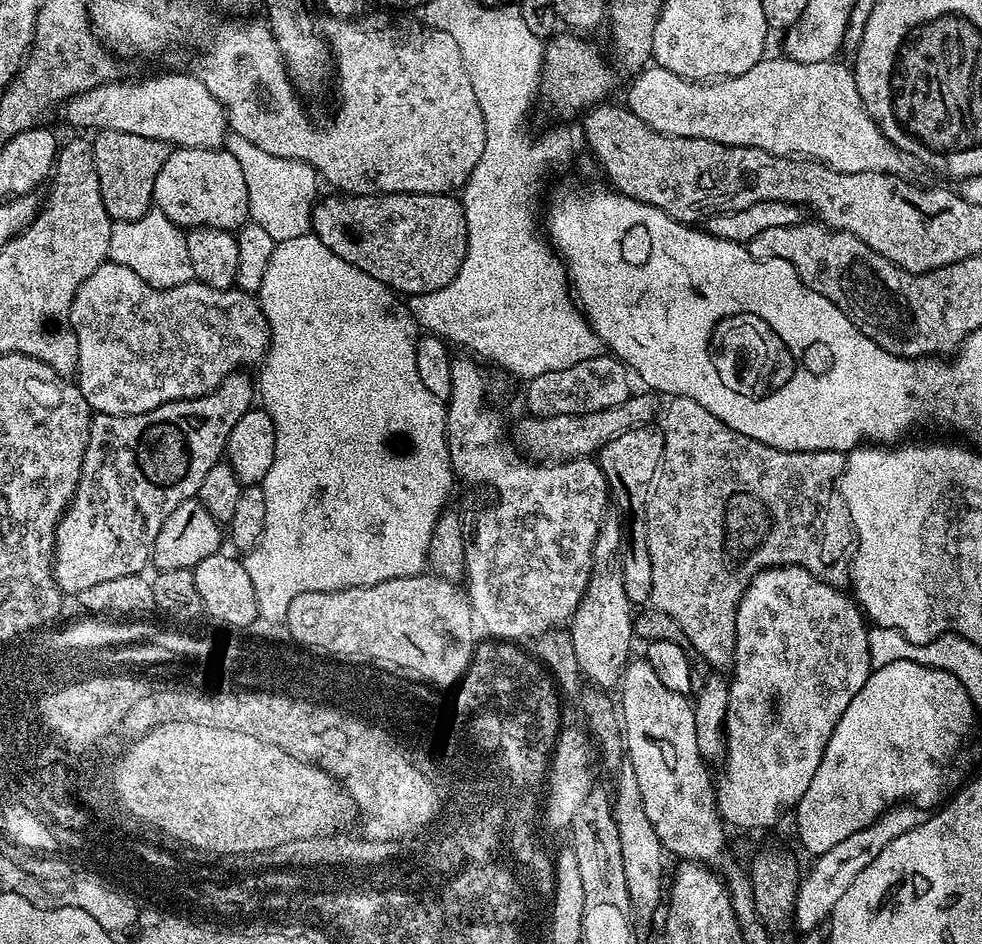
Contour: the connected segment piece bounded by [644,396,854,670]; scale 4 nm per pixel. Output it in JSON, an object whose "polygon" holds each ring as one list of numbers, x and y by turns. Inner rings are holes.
{"polygon":[[673,396,667,401,668,405,663,405,662,415,658,420,658,427,664,445,662,446,662,458,658,462,658,470,654,470,654,478,650,478,648,483,648,493,646,494,646,502,644,503,644,521,646,522,646,546,650,550,650,571,652,573,652,594,650,604,653,609,661,611,662,614,669,615,682,628,686,638,689,639,689,646,693,653,697,652,702,659,708,664,713,664,713,669,724,670,732,663,732,652,736,648,736,605,741,594,748,588,749,582,759,574,762,568,778,568,781,564,798,564,800,567,810,570,819,580,825,580,828,584,844,586,850,580,850,553,854,548,854,529,852,519,850,518,850,510,846,506,846,502,840,497,840,489,838,487,838,477,844,470,845,453,831,452,830,450,814,450,813,452,787,452,786,450,778,450,774,446,766,446,766,442,758,442,754,438,746,438,746,434,738,434,738,430,734,430,730,426,726,426,726,422,722,422,714,414,710,414,710,410,706,410,706,406,702,406,698,402,694,402,685,396]]}

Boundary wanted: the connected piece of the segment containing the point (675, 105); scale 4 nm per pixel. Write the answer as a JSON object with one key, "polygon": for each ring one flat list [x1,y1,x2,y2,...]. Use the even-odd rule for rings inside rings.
{"polygon":[[765,58,759,60,754,66,750,66,742,74,713,78,707,82,687,80,665,68,648,66,633,75,636,77,633,78,632,85,628,88,626,107,634,114,638,114,638,118,642,118,642,122,646,122,646,126,650,126,653,132,681,136,682,138,706,138,710,142,722,142,723,144,742,146,743,148,761,148,770,154,778,154,779,156,806,156,809,160,822,160,824,163,829,164,831,168,838,169,839,172,889,172,895,176,904,176,907,173,908,164,910,165,909,157,905,156,898,146,894,146,894,142,890,142,886,138,886,134,882,134,882,130,866,110,866,106,858,94,855,73,849,65,847,68,846,65,839,64,839,59,836,58,819,60,818,62,798,62,787,58,779,59]]}

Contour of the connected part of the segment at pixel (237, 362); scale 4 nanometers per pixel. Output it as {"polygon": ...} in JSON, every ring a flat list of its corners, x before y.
{"polygon":[[111,262,100,264,98,270,94,270,94,274,90,274,90,278,86,278,86,282,82,282,78,286,78,290,74,294,74,302,68,311,68,321,72,323,72,329,78,338,78,366,74,373,75,383,79,384,82,398,86,398,93,413,101,416,137,416,146,414,166,402,196,400,199,396,214,391,228,375,237,371,238,366,259,365,268,355,271,342,271,330,268,328,267,318,253,293,243,291,236,286,211,288,201,284,195,278,189,280,187,284,175,284,173,288,152,288,145,280,138,278,138,274,134,274,134,270,130,270,124,264]]}

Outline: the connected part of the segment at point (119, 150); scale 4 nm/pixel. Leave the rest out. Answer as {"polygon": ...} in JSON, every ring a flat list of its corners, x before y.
{"polygon":[[122,130,97,131,93,136,96,137,91,137,90,140,92,157,98,170,98,186,102,190,102,202,108,215,113,221,142,218,153,207,154,178,158,178,158,170,162,170,166,158,170,158,170,154,174,151,173,145,154,138,142,138,138,134,122,134]]}

